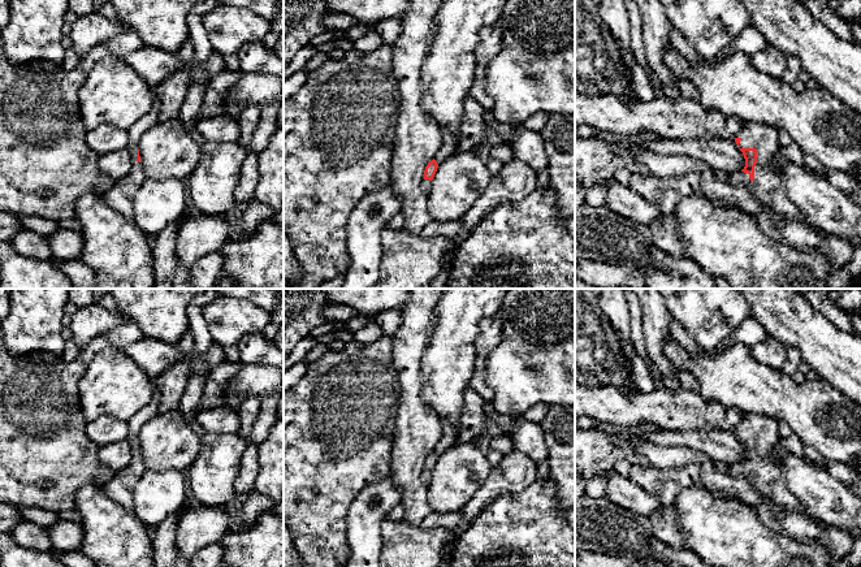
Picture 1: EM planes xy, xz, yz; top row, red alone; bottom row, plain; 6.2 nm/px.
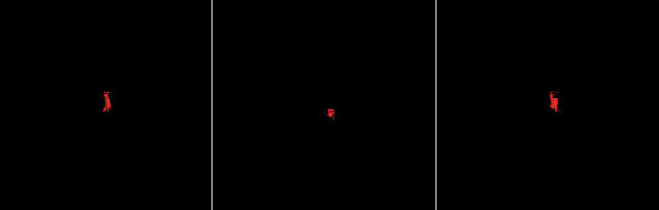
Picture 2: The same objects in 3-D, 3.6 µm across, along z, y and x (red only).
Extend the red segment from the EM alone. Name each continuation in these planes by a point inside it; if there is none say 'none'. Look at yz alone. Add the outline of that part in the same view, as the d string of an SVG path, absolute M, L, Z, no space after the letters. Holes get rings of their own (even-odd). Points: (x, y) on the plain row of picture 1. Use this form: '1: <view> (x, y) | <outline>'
1: yz (766, 477) | M743 414L736 429L741 430L740 440L757 441L754 471L752 472L748 464L737 463L728 467L728 473L747 477L773 505L792 510L819 523L821 520L812 516L806 507L788 490L780 469L767 458L770 450L780 440L778 420L771 416Z

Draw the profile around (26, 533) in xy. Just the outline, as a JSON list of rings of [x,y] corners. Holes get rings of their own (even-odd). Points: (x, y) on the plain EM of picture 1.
[[[21,520],[10,532],[10,536],[17,544],[25,547],[42,551],[52,550],[52,542],[47,527]]]

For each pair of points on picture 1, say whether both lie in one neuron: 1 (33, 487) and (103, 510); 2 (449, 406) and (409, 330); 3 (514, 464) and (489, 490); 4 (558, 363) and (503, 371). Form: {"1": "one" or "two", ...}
{"1": "two", "2": "two", "3": "one", "4": "one"}

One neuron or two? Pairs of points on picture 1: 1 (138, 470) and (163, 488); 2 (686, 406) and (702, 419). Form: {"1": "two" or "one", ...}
{"1": "two", "2": "one"}

